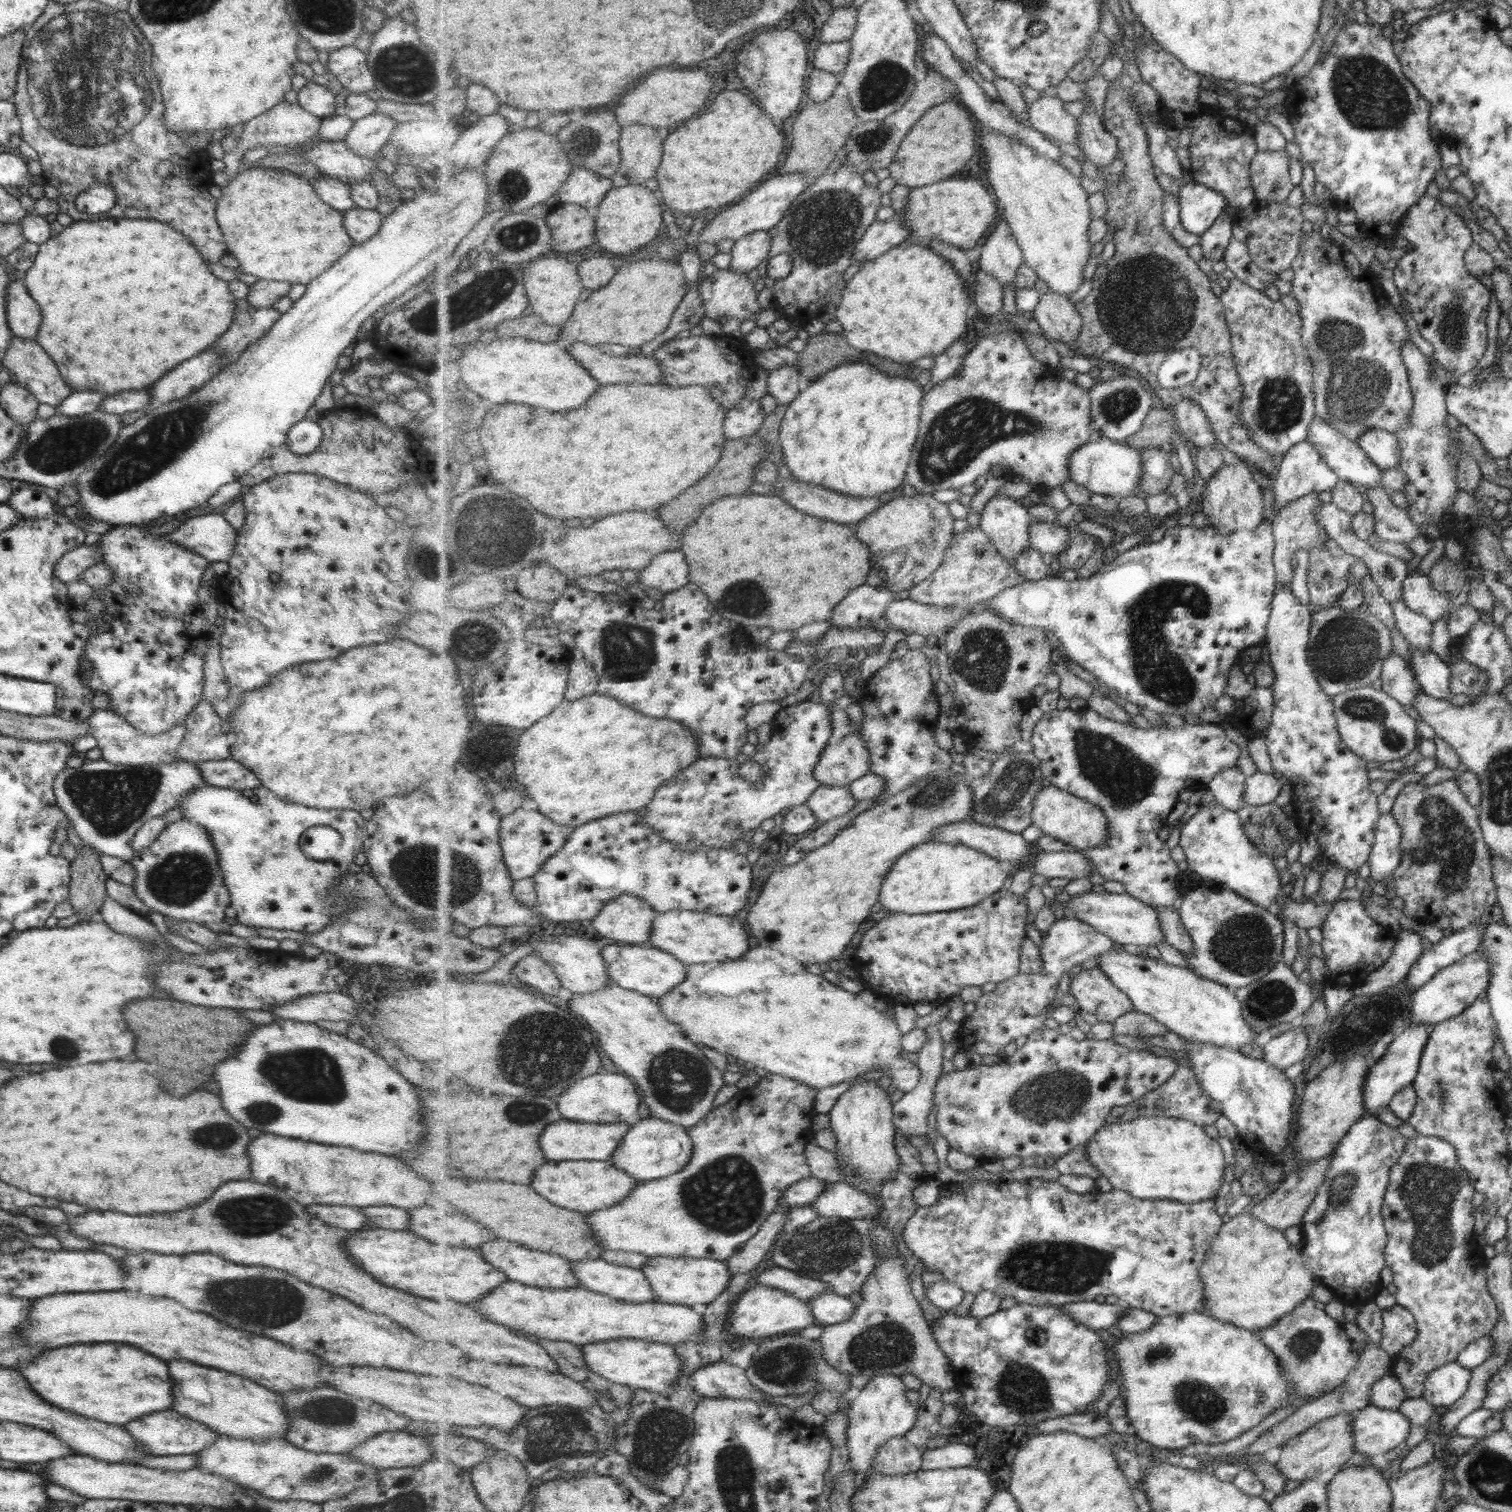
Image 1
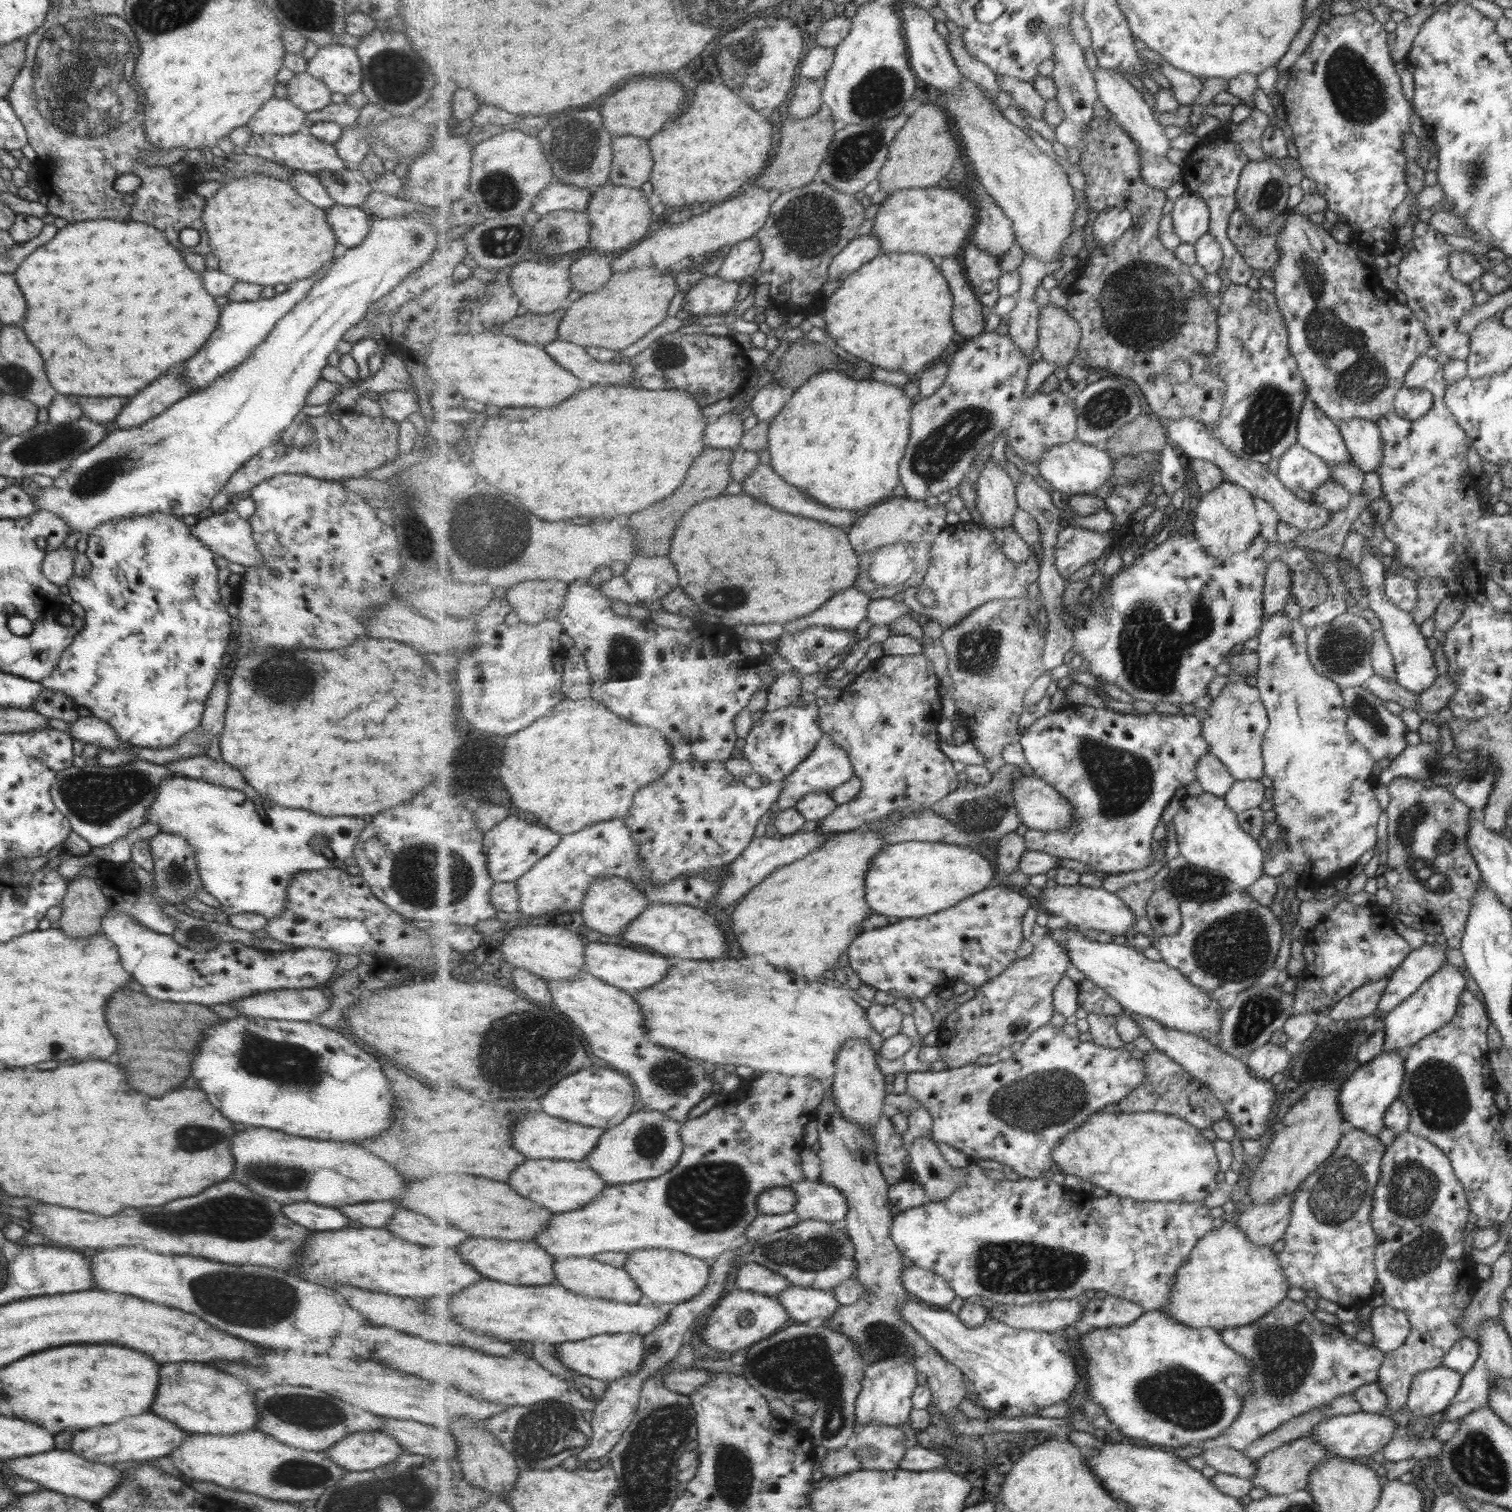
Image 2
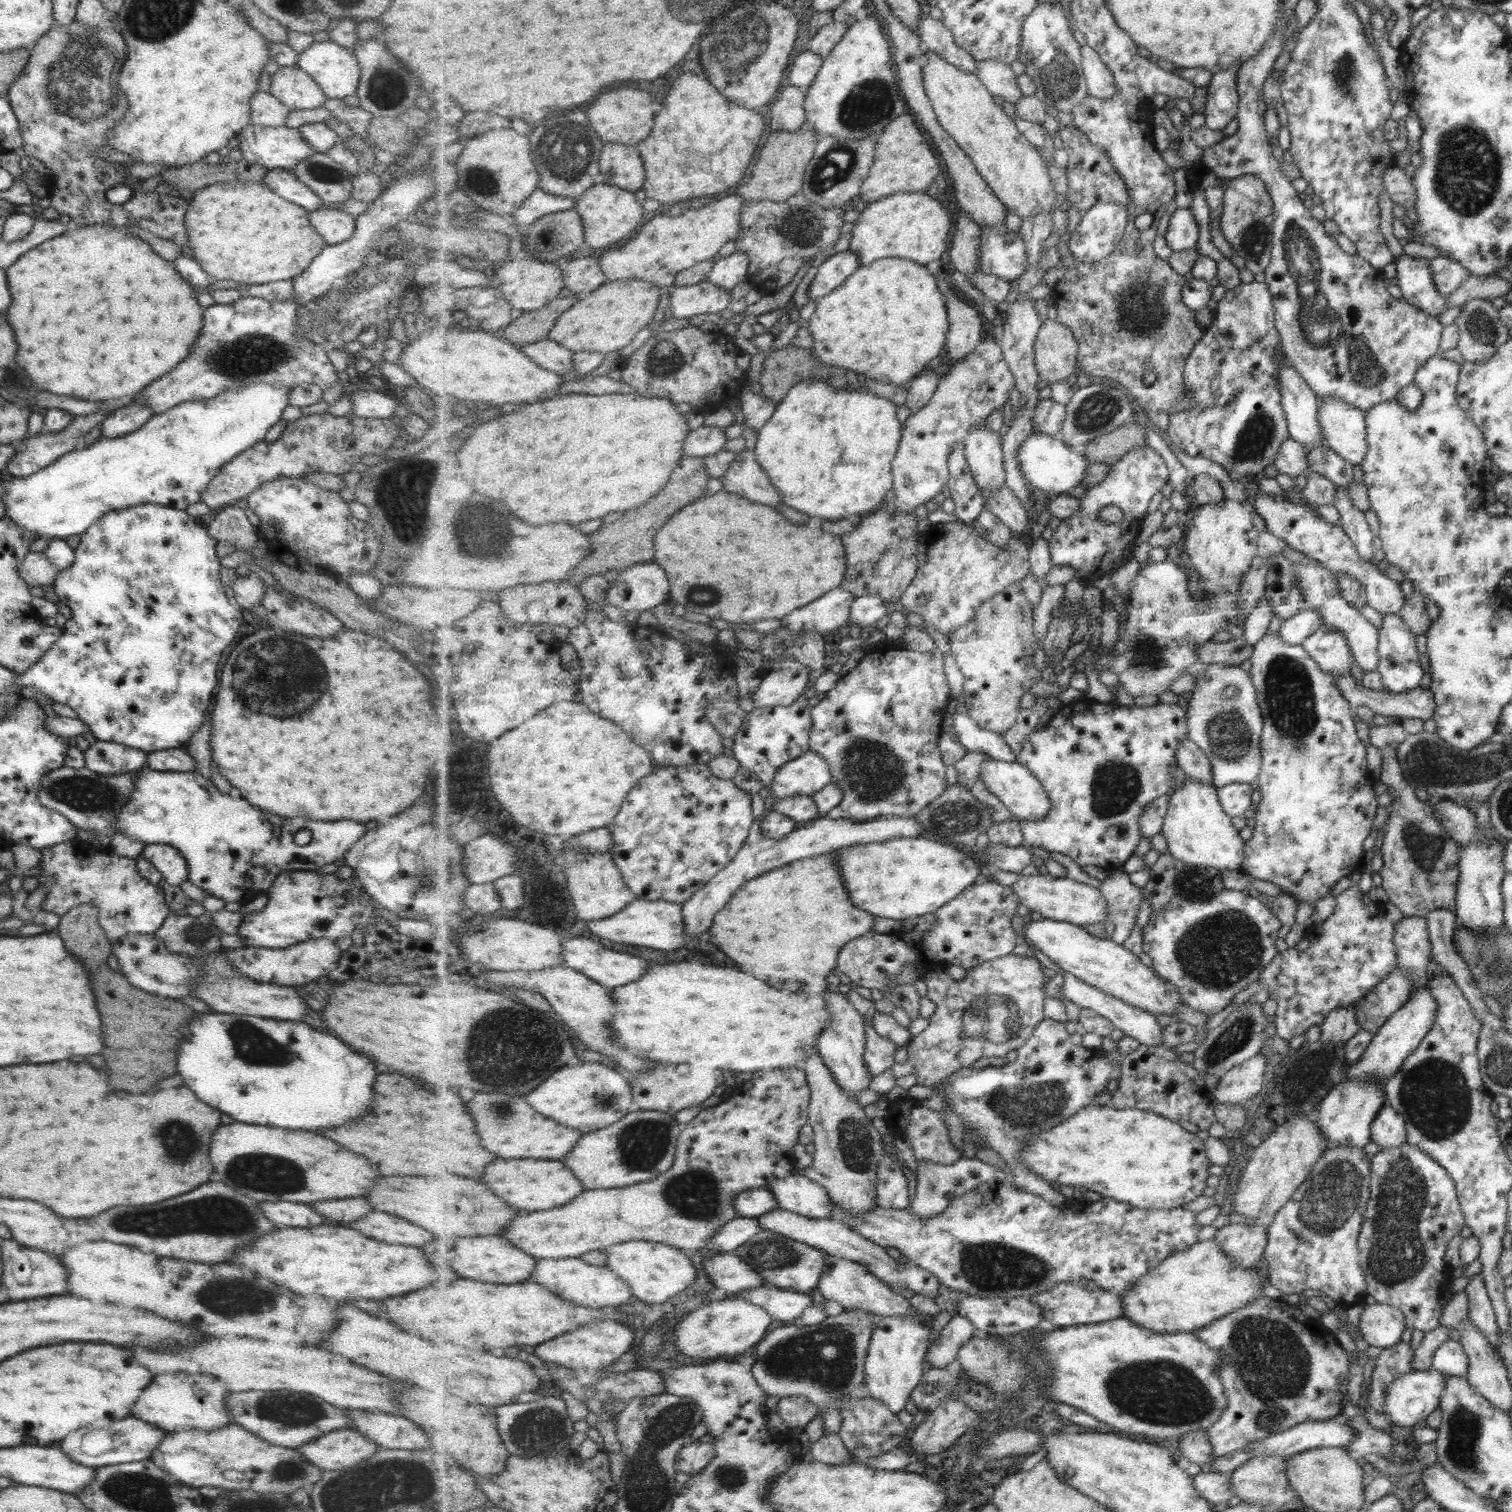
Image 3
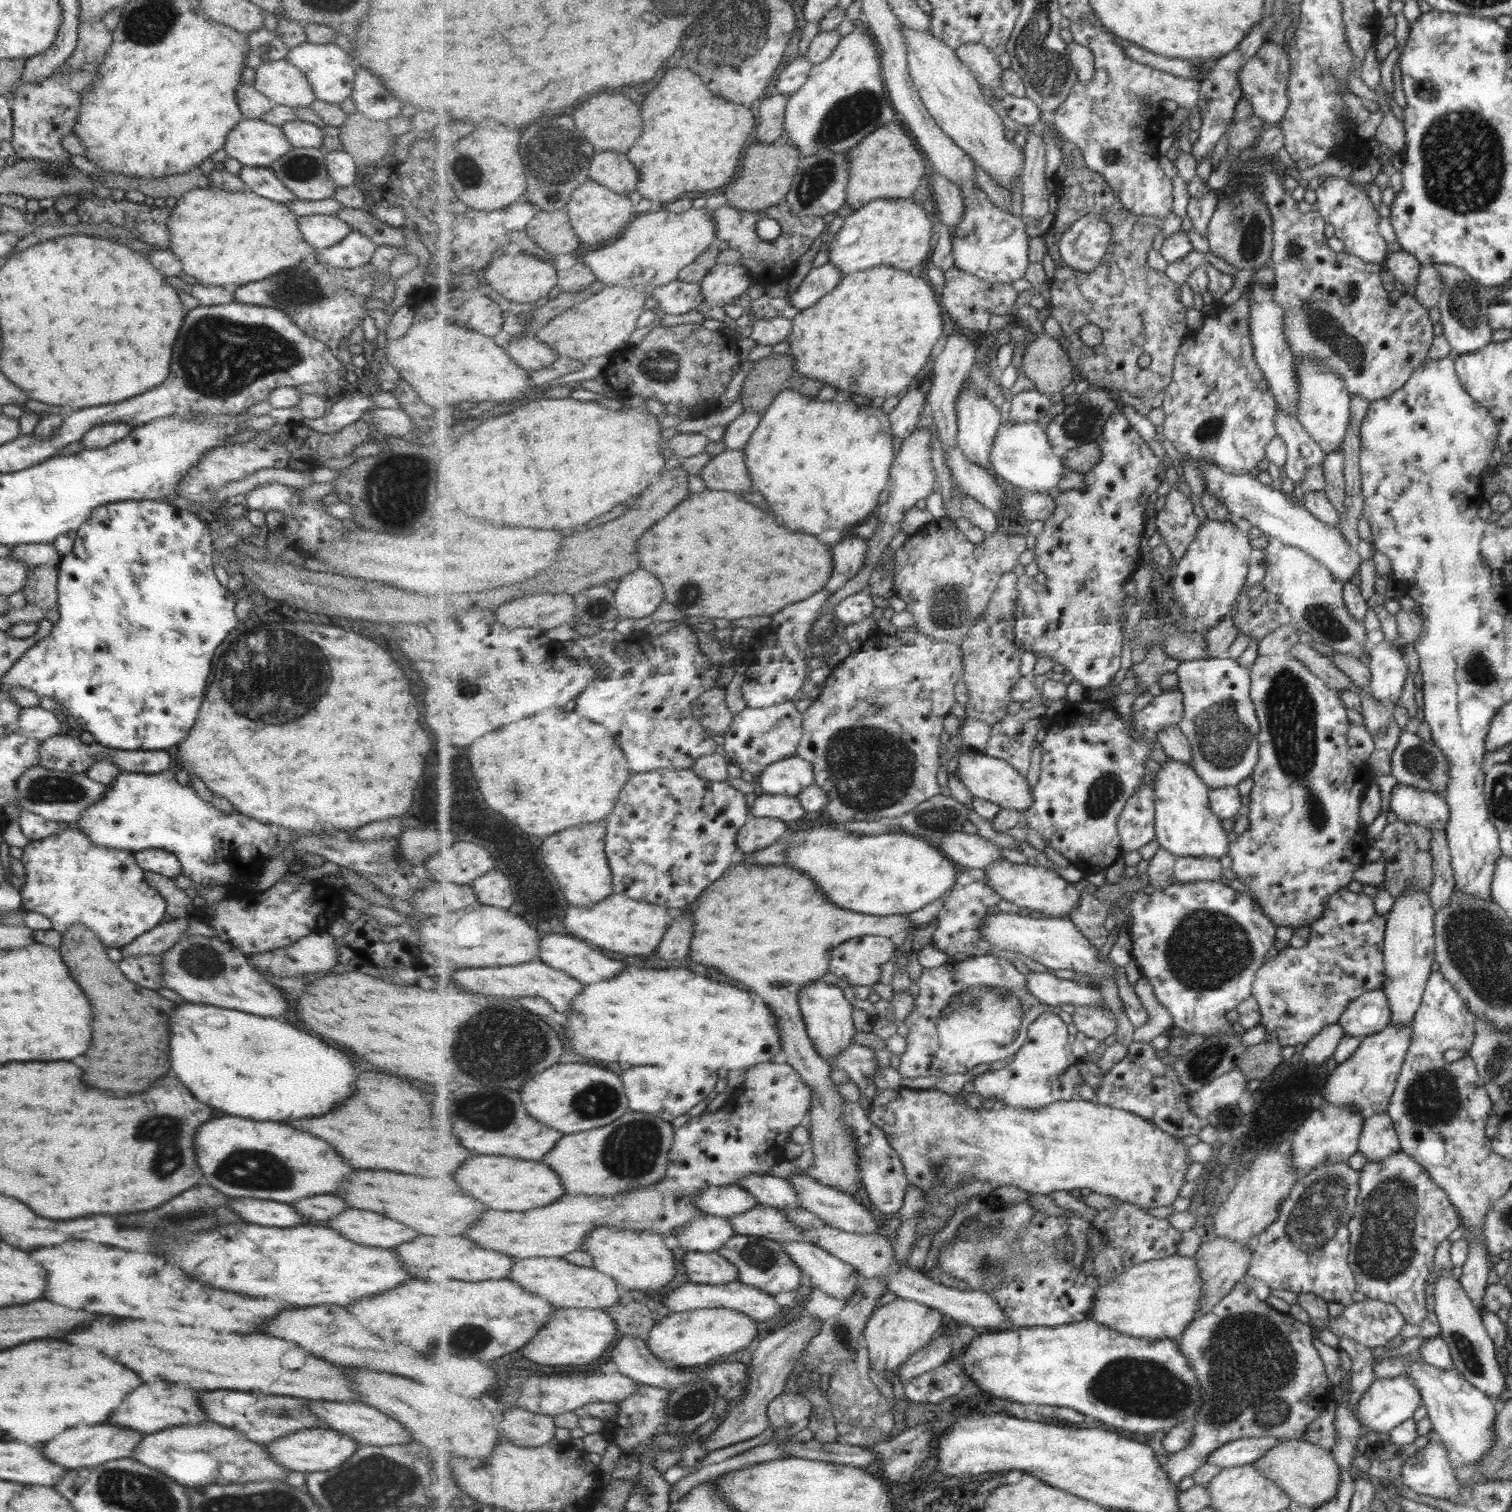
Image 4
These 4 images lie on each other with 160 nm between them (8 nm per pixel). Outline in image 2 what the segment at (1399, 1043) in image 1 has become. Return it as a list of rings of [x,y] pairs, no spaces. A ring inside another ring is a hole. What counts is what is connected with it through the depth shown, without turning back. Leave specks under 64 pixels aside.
[[[1394,1050],[1375,1055],[1369,1062],[1356,1067],[1341,1082],[1337,1100],[1343,1120],[1347,1122],[1347,1127],[1362,1130],[1373,1136],[1381,1131],[1385,1110],[1398,1097],[1401,1082],[1405,1076],[1403,1059],[1400,1057],[1402,1052],[1403,1050]]]

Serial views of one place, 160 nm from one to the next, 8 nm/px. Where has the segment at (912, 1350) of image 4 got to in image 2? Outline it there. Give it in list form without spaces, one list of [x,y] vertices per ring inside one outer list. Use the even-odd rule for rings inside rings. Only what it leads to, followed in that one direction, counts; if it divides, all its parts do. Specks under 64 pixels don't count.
[[[903,1354],[866,1365],[862,1390],[856,1402],[858,1426],[877,1421],[885,1426],[902,1429],[903,1424],[910,1420],[911,1411],[914,1409],[912,1396],[918,1388],[917,1376],[912,1358]]]

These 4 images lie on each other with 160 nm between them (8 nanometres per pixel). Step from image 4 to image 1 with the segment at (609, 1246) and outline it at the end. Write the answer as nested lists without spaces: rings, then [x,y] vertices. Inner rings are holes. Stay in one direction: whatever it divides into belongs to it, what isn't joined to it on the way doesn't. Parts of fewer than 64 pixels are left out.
[[[651,1257],[640,1269],[648,1275],[659,1302],[685,1306],[712,1303],[728,1288],[733,1278],[726,1261],[711,1258]]]

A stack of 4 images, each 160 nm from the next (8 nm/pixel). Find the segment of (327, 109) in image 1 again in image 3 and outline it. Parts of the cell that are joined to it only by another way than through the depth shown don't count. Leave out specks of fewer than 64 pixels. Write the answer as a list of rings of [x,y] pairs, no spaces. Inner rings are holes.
[[[296,64],[280,66],[270,74],[268,93],[295,110],[317,108],[326,99],[317,83]]]

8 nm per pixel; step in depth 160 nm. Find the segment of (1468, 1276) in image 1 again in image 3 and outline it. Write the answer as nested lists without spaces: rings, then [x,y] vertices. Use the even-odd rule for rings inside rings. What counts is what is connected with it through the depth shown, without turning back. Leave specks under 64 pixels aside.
[[[1406,1142],[1401,1143],[1399,1146],[1392,1146],[1391,1148],[1383,1148],[1380,1151],[1378,1151],[1375,1155],[1371,1156],[1370,1158],[1370,1167],[1369,1167],[1369,1198],[1367,1199],[1366,1205],[1365,1205],[1365,1210],[1363,1211],[1362,1214],[1362,1221],[1360,1224],[1360,1229],[1358,1232],[1358,1237],[1357,1237],[1357,1248],[1359,1249],[1359,1254],[1357,1255],[1357,1262],[1358,1265],[1360,1266],[1361,1272],[1363,1273],[1363,1278],[1366,1284],[1366,1289],[1365,1292],[1373,1300],[1375,1300],[1376,1303],[1383,1303],[1392,1307],[1397,1308],[1402,1315],[1404,1316],[1405,1320],[1405,1327],[1409,1328],[1411,1330],[1419,1330],[1422,1333],[1434,1330],[1435,1328],[1439,1327],[1439,1322],[1441,1320],[1441,1314],[1442,1314],[1442,1309],[1441,1305],[1439,1305],[1439,1295],[1442,1292],[1448,1291],[1450,1294],[1453,1294],[1451,1291],[1449,1291],[1449,1283],[1452,1281],[1452,1279],[1456,1276],[1456,1273],[1453,1271],[1450,1271],[1449,1268],[1443,1263],[1443,1252],[1445,1252],[1445,1245],[1448,1242],[1450,1238],[1453,1238],[1453,1236],[1459,1234],[1460,1228],[1463,1228],[1464,1224],[1464,1218],[1463,1218],[1463,1213],[1461,1212],[1461,1209],[1459,1208],[1458,1202],[1457,1202],[1457,1197],[1455,1194],[1455,1187],[1452,1181],[1452,1178],[1449,1178],[1449,1174],[1447,1174],[1447,1171],[1444,1168],[1441,1168],[1439,1164],[1437,1164],[1428,1154],[1425,1154],[1424,1152],[1421,1152],[1416,1146],[1409,1145]],[[1397,1342],[1393,1347],[1383,1350],[1373,1361],[1373,1372],[1371,1373],[1371,1382],[1368,1387],[1368,1403],[1377,1413],[1384,1412],[1383,1401],[1385,1399],[1385,1390],[1395,1382],[1395,1378],[1411,1372],[1411,1360],[1413,1352],[1409,1342]]]

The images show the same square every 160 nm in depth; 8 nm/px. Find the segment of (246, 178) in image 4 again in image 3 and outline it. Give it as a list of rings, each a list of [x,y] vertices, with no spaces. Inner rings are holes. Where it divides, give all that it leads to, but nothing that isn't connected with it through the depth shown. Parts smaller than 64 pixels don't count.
[[[266,169],[261,183],[273,194],[304,208],[306,211],[318,209],[323,204],[320,198],[315,196],[307,186],[295,180],[288,170]]]

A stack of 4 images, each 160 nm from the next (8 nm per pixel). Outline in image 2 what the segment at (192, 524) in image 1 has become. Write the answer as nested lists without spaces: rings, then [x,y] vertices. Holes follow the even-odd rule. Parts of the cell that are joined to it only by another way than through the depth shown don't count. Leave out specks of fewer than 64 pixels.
[[[234,510],[218,511],[214,515],[190,525],[190,529],[192,535],[206,544],[211,552],[226,558],[229,563],[235,562],[244,567],[262,566],[262,556],[253,540],[250,522],[239,517]]]

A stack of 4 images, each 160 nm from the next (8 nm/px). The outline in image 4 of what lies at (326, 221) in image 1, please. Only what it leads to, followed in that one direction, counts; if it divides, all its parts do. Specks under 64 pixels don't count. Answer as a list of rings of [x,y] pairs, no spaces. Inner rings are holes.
[[[214,187],[191,189],[177,199],[166,218],[168,246],[179,259],[181,272],[195,278],[201,285],[244,285],[296,265],[302,258],[315,255],[314,248],[302,239],[300,231],[297,230],[296,218],[297,216],[285,208],[284,203],[270,201],[249,190],[237,192]]]

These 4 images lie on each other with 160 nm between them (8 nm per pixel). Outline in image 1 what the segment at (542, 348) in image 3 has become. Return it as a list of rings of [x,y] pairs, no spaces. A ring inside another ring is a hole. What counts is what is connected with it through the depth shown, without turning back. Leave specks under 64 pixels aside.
[[[585,342],[565,343],[565,347],[591,375],[595,376],[601,386],[620,383],[657,385],[663,383],[665,378],[665,372],[661,371],[661,363],[655,356],[611,356]]]

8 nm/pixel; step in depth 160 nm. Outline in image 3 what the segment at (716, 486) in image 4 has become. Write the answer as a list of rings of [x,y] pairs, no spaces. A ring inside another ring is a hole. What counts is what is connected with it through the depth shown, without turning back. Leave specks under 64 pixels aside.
[[[740,448],[729,470],[720,478],[724,491],[739,494],[759,504],[779,506],[784,496],[757,460],[756,451]]]

